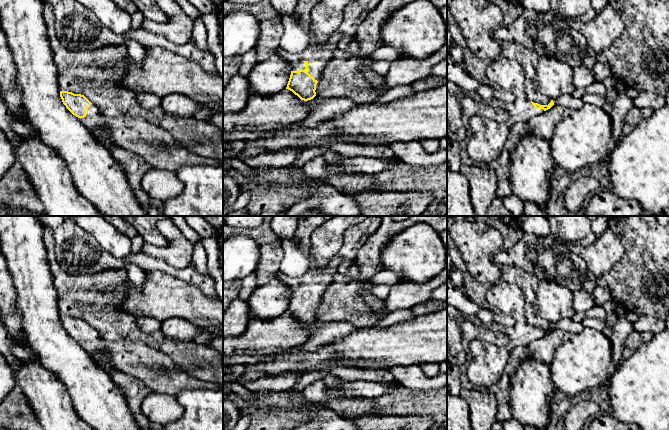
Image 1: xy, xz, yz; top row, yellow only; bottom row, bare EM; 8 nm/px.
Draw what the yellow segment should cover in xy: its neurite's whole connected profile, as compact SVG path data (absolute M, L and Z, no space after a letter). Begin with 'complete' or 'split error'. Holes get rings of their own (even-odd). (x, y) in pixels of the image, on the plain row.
split error; M60 315L60 321L66 332L78 342L89 342L100 338L98 331L84 319Z

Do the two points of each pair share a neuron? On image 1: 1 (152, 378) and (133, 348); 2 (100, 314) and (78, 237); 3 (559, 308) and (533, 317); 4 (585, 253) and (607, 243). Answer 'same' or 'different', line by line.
1: same
2: different
3: different
4: same

